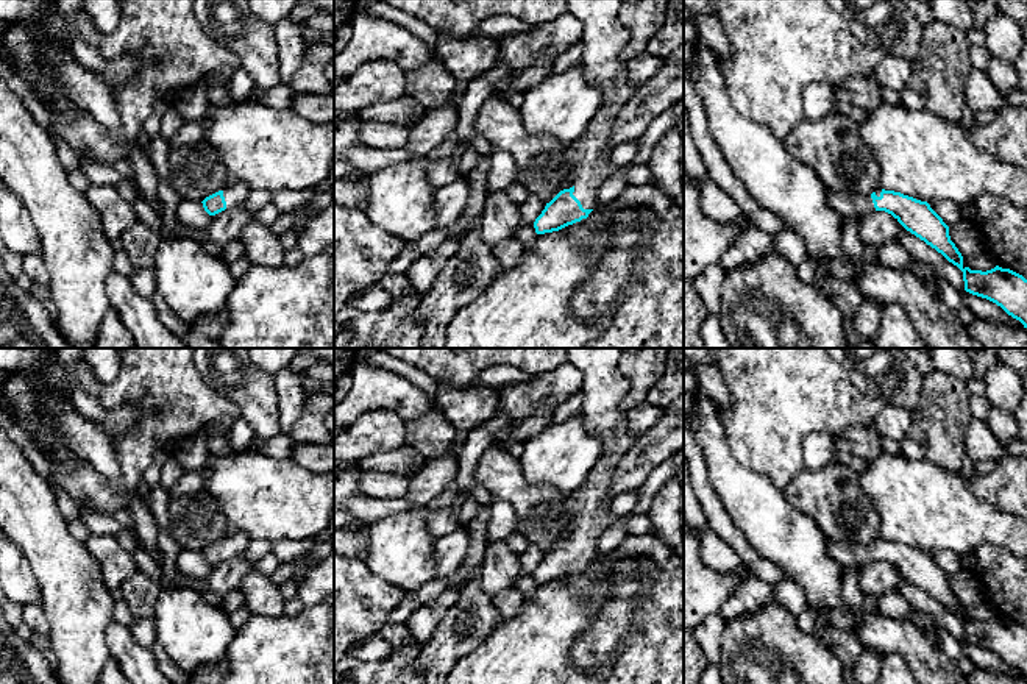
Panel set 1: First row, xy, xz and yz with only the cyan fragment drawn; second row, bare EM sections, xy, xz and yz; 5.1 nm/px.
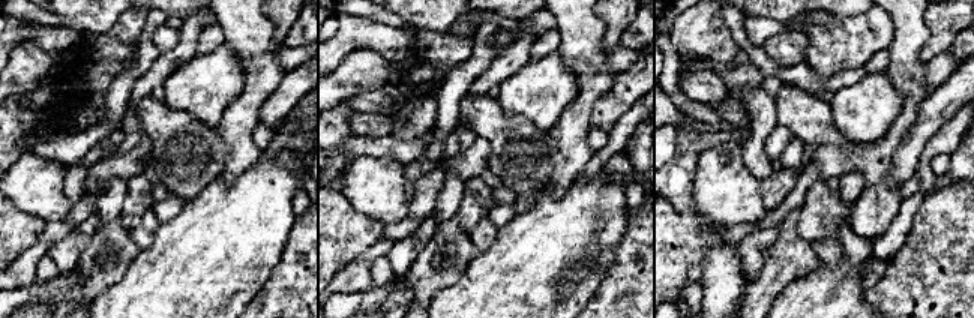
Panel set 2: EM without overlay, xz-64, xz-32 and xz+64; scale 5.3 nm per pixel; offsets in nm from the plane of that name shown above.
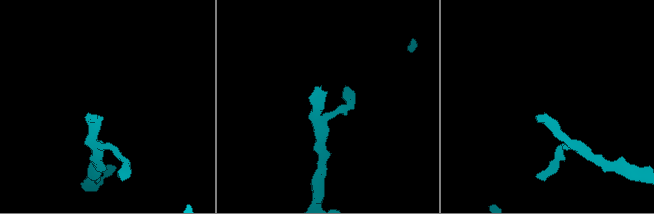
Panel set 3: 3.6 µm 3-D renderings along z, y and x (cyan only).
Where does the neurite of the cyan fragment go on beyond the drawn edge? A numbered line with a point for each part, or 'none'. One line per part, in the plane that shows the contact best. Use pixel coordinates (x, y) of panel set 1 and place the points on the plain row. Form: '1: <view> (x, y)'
1: xz (604, 388)

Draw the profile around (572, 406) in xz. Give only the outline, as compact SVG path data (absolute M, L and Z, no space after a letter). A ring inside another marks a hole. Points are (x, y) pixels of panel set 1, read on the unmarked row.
M577 390L568 400L559 403L553 411L553 423L562 423L574 415L577 415L582 409L584 392Z

